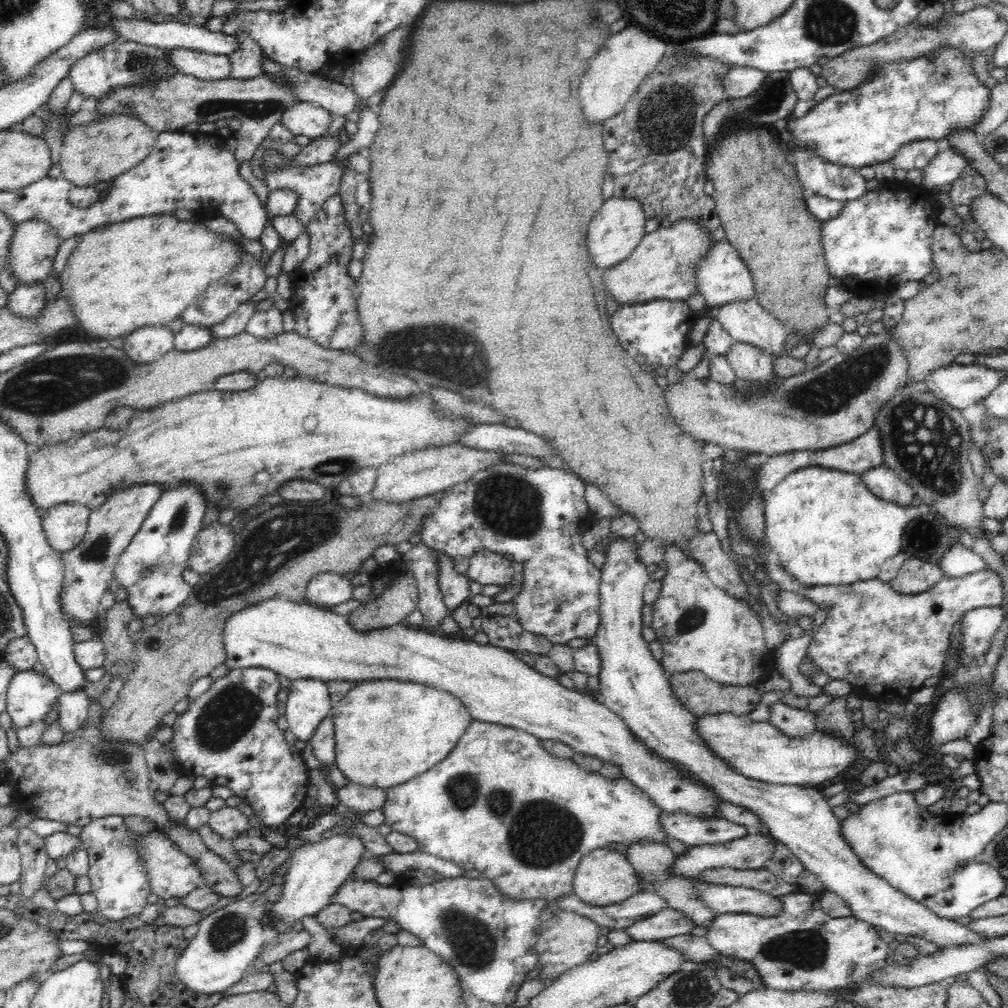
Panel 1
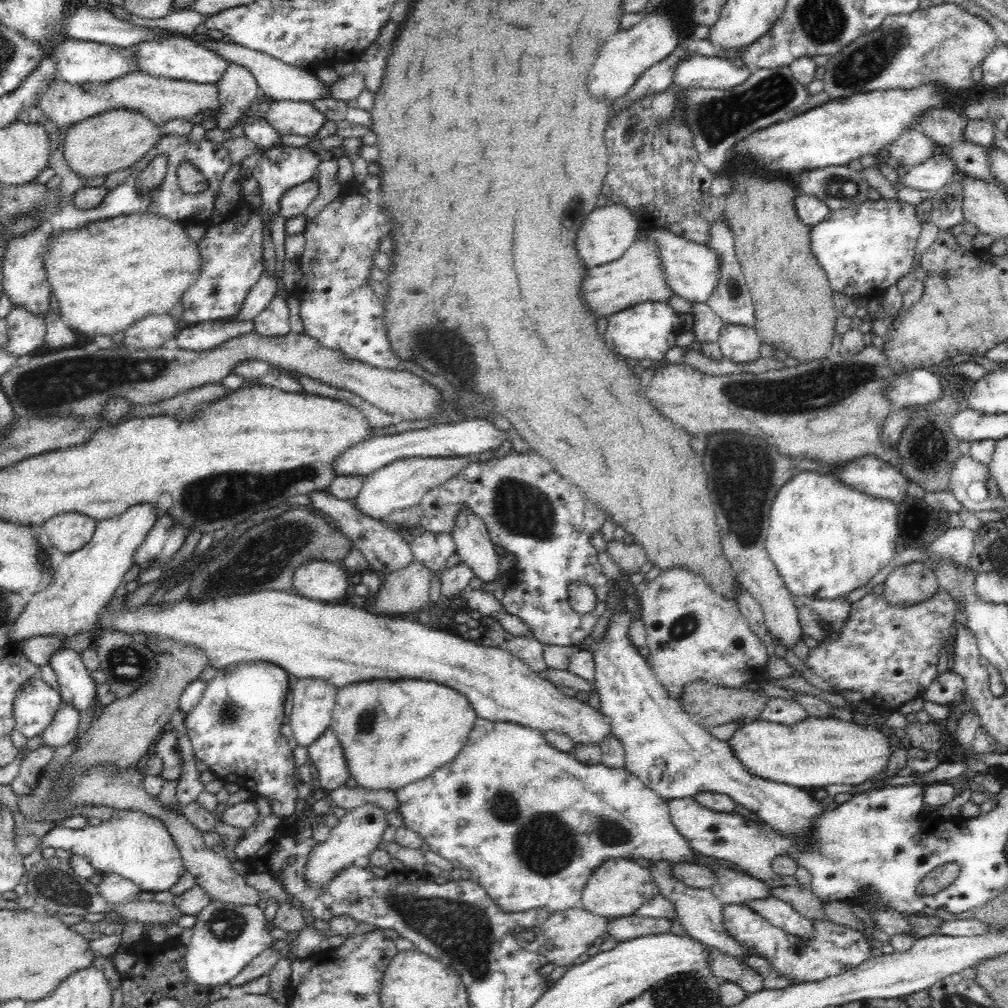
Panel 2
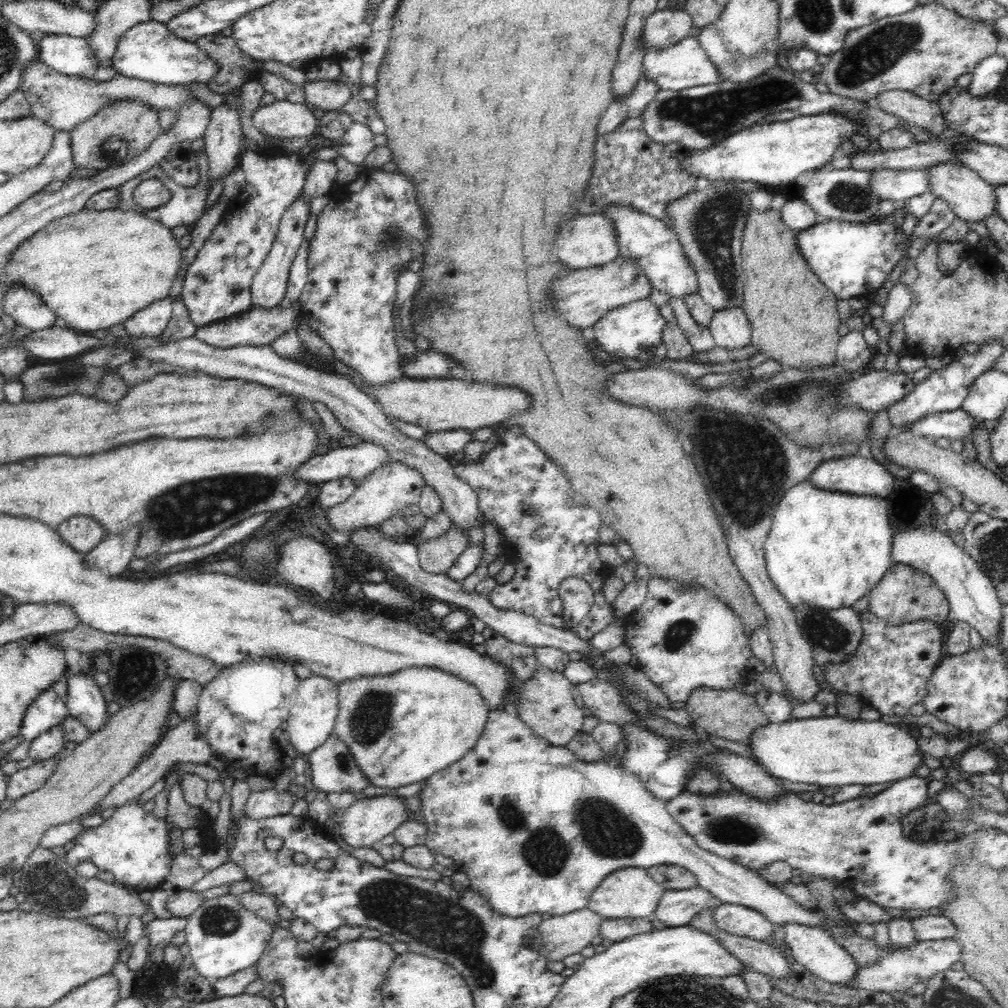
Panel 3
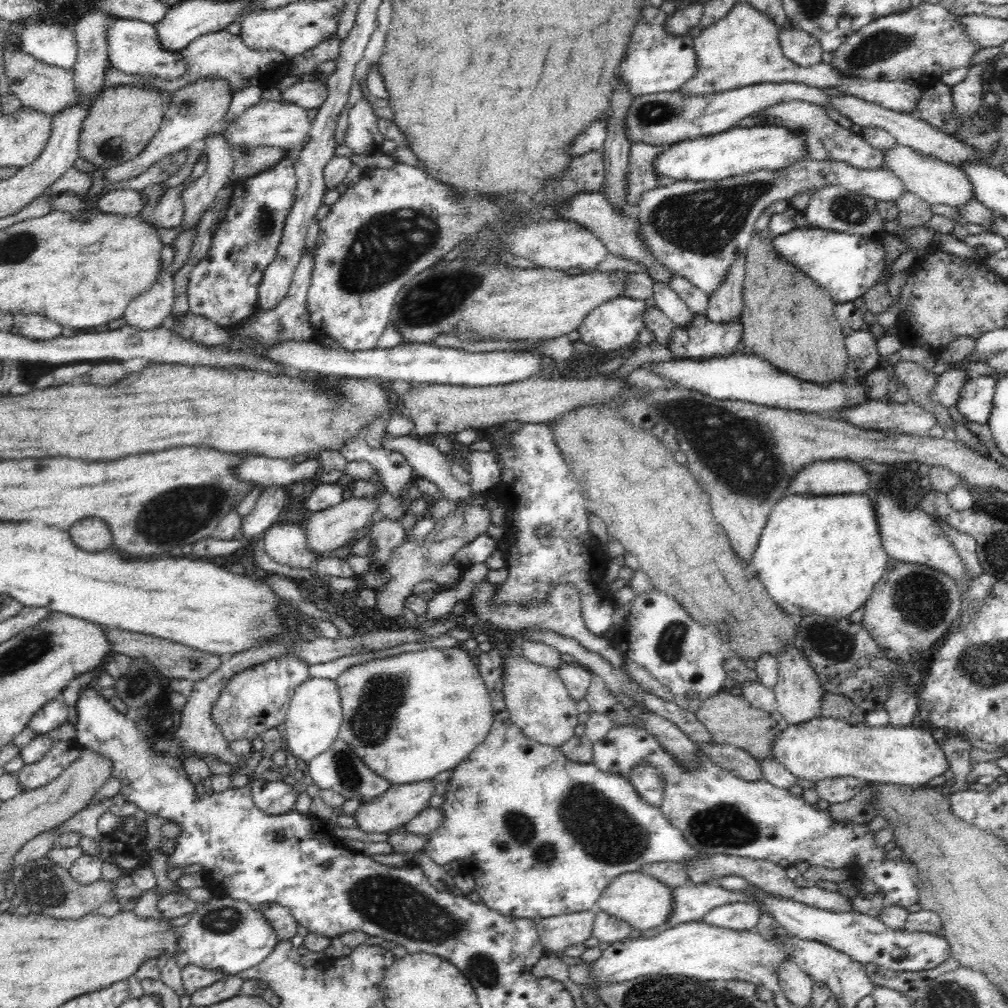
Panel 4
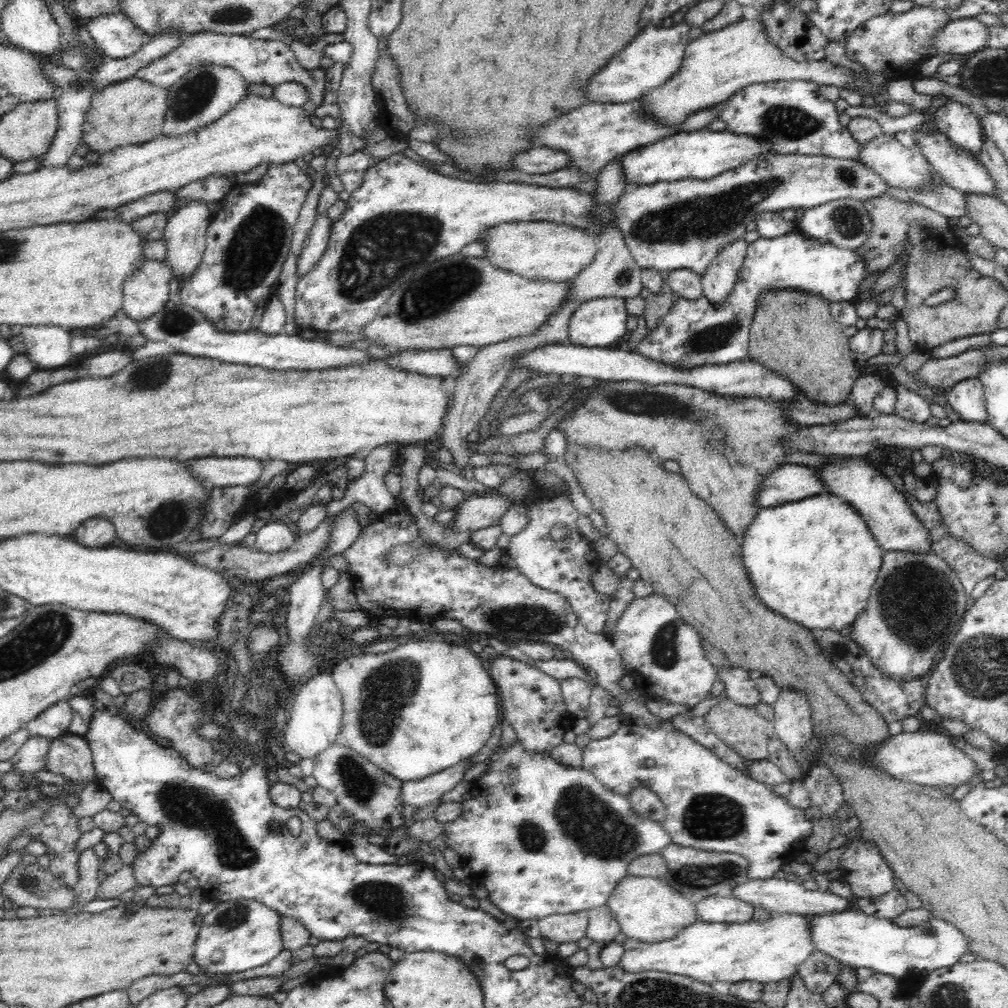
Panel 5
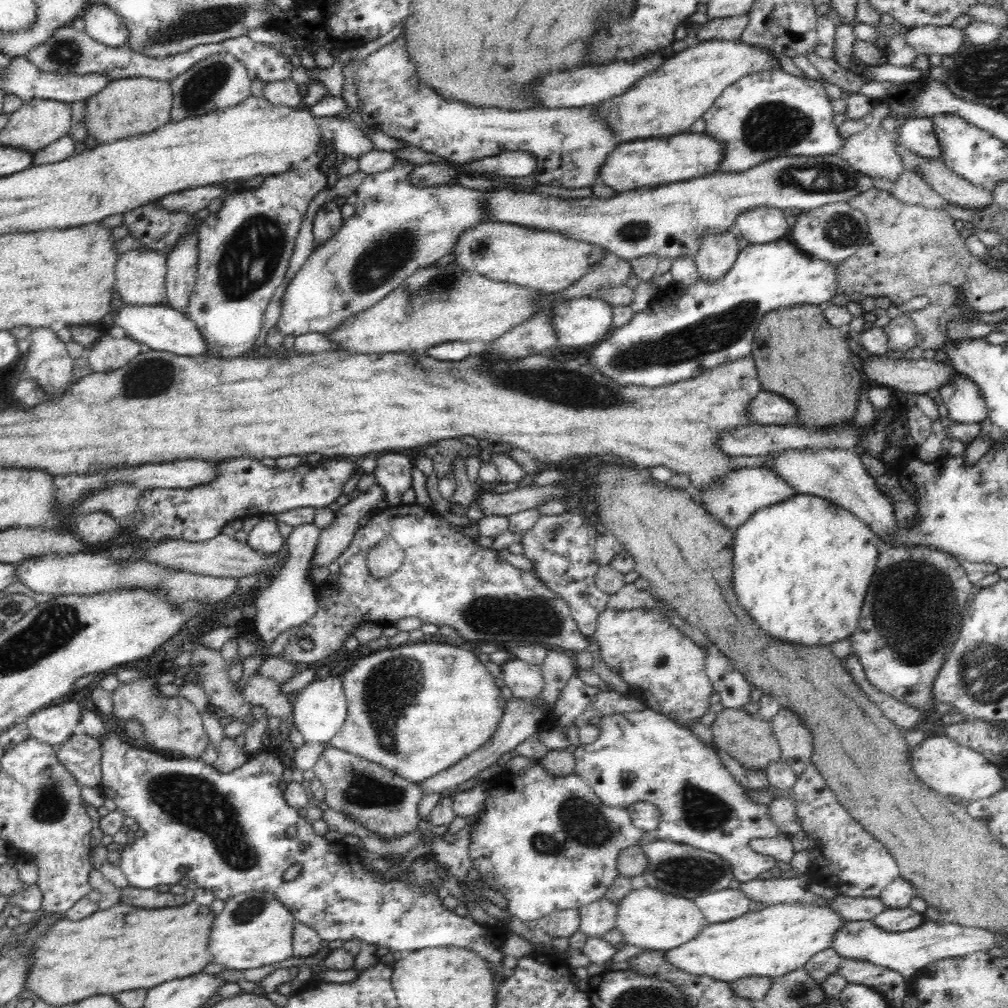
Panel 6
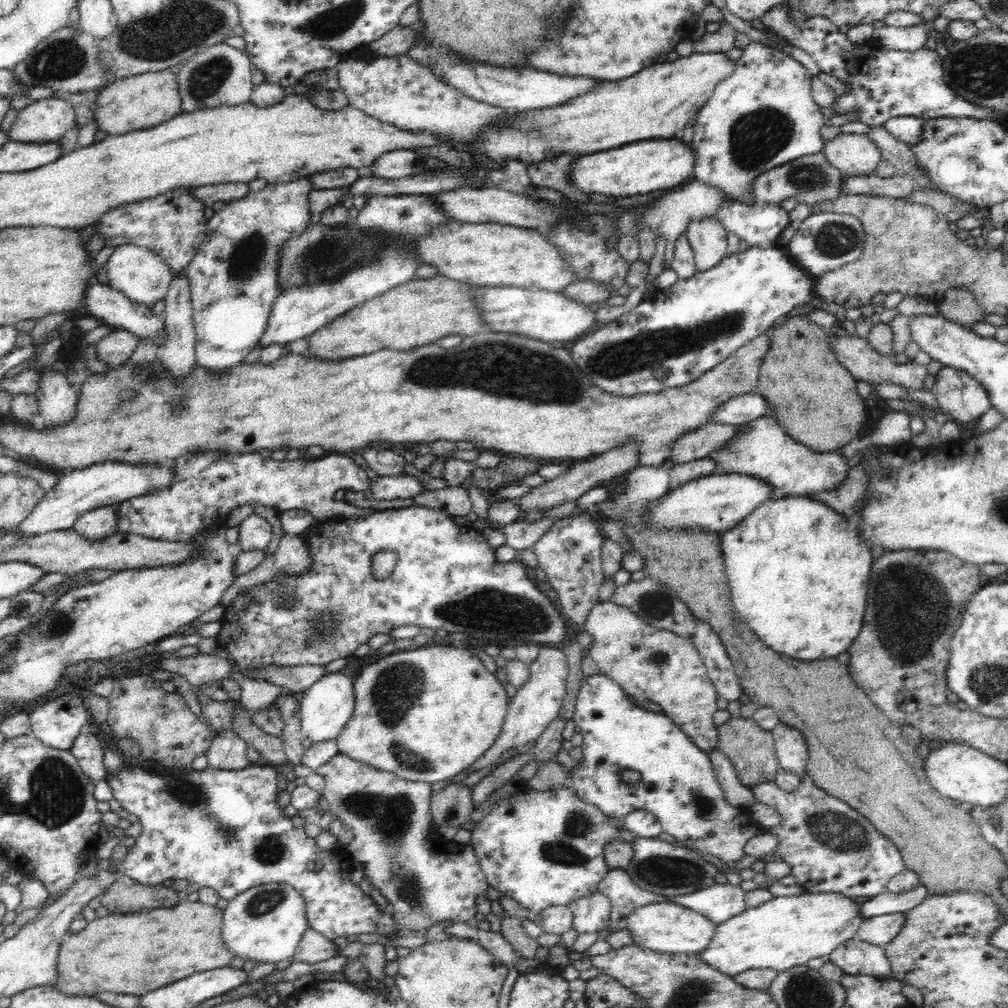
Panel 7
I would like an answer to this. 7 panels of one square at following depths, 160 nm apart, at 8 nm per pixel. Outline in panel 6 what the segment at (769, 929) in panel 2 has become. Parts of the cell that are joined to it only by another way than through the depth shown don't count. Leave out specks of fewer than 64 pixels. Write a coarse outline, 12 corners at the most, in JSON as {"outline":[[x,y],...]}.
{"outline":[[738,888],[694,899],[708,924],[728,922],[753,909]]}

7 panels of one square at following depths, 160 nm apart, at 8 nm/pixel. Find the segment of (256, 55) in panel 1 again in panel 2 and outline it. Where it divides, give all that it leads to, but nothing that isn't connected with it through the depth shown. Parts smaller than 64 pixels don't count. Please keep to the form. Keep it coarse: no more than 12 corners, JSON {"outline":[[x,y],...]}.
{"outline":[[229,63],[217,85],[213,126],[236,126],[259,86],[249,70]]}

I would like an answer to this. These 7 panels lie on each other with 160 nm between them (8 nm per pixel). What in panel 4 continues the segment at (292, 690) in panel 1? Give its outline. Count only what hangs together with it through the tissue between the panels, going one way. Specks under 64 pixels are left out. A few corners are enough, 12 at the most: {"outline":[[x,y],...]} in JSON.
{"outline":[[309,678],[285,719],[287,749],[305,766],[342,722],[336,682]]}

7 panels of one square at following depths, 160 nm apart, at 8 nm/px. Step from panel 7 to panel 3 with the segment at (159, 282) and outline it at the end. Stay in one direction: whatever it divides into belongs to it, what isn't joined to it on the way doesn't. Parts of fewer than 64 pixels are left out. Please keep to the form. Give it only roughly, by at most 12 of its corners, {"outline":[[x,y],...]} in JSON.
{"outline":[[170,295],[136,312],[130,339],[160,337],[172,318]]}

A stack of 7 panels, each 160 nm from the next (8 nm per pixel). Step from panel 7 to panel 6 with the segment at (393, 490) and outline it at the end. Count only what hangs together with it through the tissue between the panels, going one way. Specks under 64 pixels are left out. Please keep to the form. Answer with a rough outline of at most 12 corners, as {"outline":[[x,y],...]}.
{"outline":[[376,483],[340,507],[319,534],[309,560],[327,567],[350,546],[360,518],[376,508],[384,489]]}

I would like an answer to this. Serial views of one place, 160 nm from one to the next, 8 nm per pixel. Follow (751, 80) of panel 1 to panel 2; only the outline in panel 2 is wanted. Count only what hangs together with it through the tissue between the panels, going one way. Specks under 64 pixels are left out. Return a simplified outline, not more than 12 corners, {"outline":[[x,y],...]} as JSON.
{"outline":[[692,54],[672,83],[685,89],[730,90],[754,68]]}

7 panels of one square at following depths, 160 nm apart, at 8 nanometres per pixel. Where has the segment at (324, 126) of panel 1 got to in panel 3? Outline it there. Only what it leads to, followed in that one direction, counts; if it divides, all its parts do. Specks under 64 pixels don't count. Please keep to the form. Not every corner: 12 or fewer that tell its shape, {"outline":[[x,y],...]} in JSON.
{"outline":[[276,99],[251,120],[262,134],[304,138],[318,120],[306,103]]}

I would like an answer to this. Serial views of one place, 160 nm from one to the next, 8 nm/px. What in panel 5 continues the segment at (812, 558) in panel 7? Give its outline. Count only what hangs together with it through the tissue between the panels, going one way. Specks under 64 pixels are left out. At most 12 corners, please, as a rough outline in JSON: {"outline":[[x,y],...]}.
{"outline":[[828,492],[761,508],[741,556],[758,601],[853,624],[885,553]]}

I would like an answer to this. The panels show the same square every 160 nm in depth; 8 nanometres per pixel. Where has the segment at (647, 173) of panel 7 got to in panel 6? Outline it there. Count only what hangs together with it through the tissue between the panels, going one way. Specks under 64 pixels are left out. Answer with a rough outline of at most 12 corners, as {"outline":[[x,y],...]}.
{"outline":[[704,132],[618,144],[598,177],[616,192],[713,175]]}

